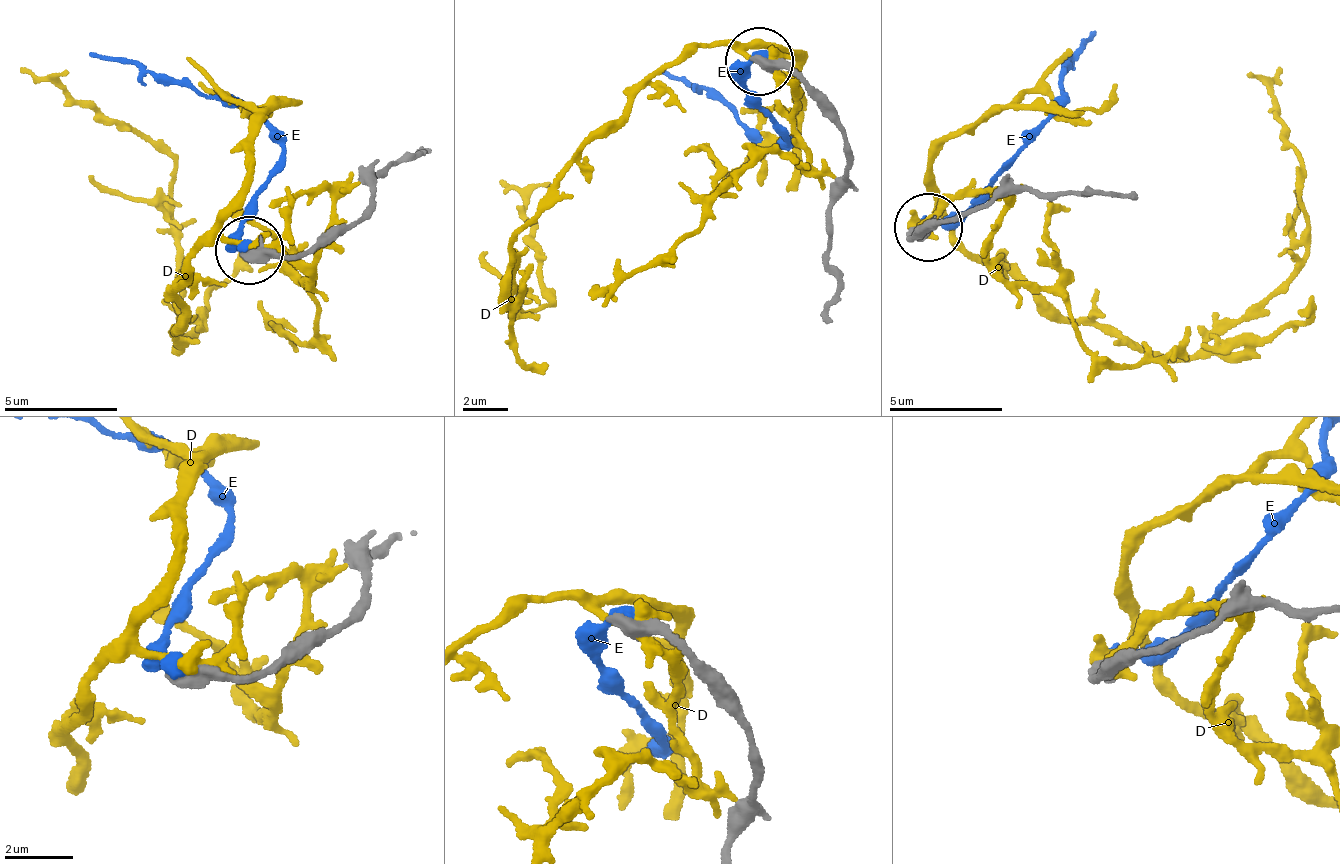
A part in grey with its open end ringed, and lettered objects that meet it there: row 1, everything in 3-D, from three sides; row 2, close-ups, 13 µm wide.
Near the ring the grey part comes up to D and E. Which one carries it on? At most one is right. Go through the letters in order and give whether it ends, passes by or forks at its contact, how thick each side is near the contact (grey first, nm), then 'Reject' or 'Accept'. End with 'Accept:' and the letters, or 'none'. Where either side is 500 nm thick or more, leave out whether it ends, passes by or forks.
D: Thickness 600 nm (grey) against 440 nm. Reject
E: Thickness 550 nm (grey) against 440 nm. Reject
Accept: none

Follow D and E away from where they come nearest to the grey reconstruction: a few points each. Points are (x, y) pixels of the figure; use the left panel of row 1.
D: (262, 252), (205, 243), (191, 264), (175, 331), (185, 337), (176, 343), (183, 317), (176, 162), (21, 66)
E: (249, 251), (240, 228), (281, 151), (257, 111), (151, 70), (87, 54)

